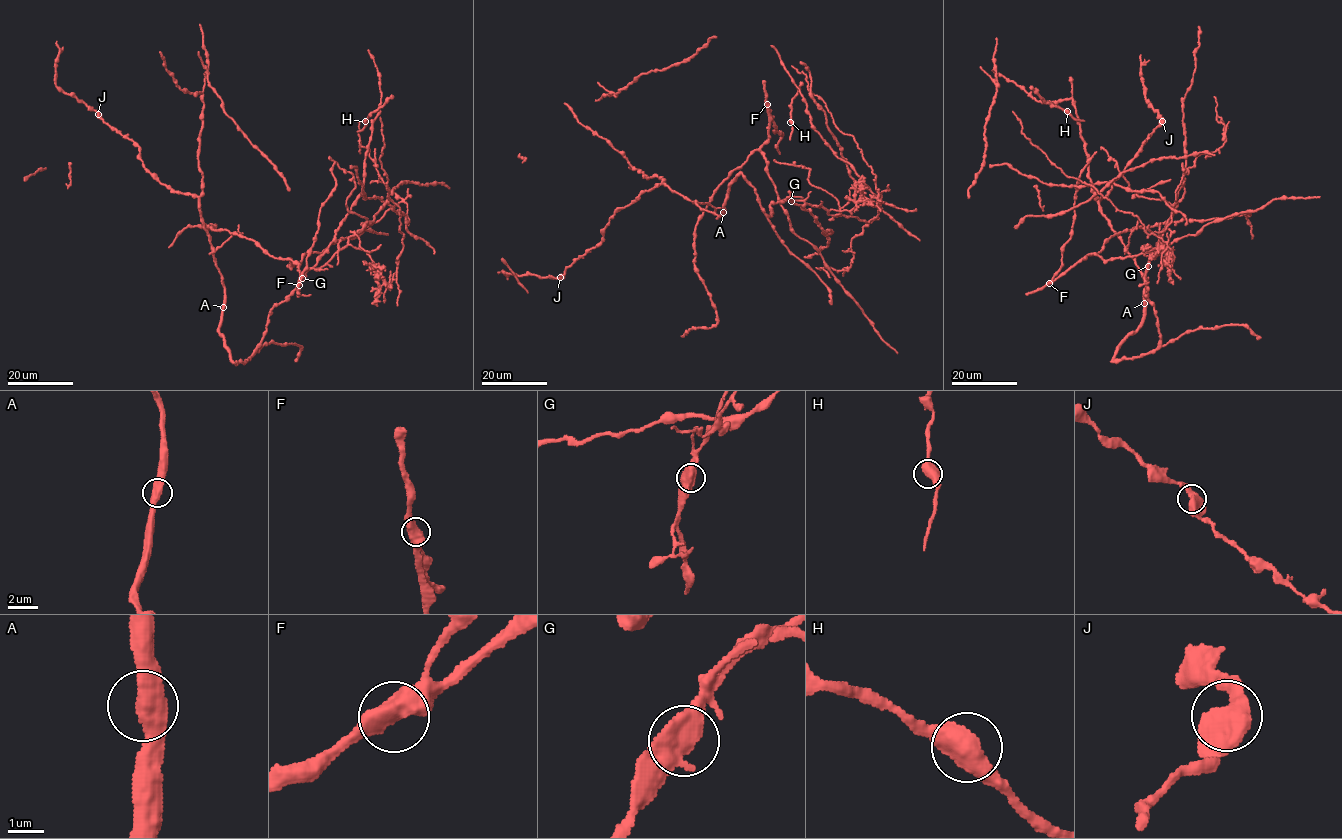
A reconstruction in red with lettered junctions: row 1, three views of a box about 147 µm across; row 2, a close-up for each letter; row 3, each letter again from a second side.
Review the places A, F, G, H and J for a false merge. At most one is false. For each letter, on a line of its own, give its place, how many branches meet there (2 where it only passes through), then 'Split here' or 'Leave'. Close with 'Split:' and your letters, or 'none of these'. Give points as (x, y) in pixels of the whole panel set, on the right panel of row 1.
A: Place: (1144, 303). Branches: 2. Leave
F: Place: (1049, 283). Branches: 2. Leave
G: Place: (1148, 266). Branches: 2. Split here
H: Place: (1067, 111). Branches: 2. Leave
J: Place: (1162, 121). Branches: 2. Leave
Split: G

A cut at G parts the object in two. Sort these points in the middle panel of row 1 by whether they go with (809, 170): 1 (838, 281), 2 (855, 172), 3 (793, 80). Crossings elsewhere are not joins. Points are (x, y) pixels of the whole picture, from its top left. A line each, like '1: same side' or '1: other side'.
1: other side
2: other side
3: other side

